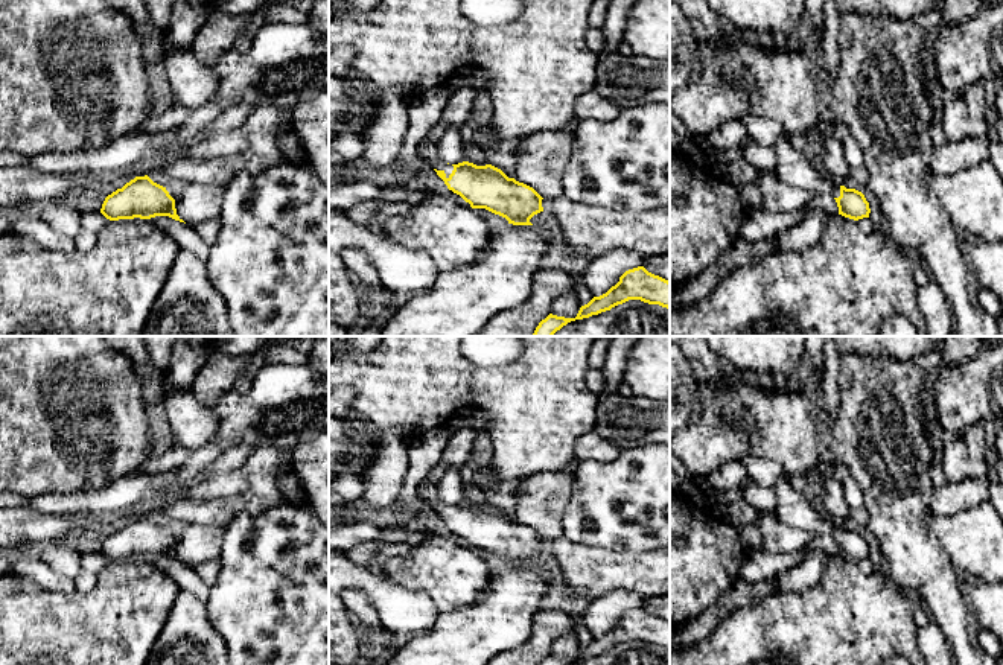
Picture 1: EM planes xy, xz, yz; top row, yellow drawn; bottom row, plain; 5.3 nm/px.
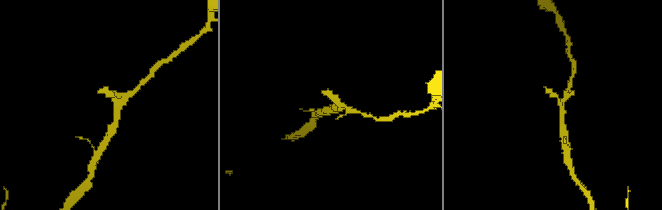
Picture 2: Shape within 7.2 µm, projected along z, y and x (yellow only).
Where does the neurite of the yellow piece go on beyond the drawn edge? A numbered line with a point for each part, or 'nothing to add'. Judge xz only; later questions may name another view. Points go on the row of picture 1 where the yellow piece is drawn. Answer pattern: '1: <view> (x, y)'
1: xz (426, 152)

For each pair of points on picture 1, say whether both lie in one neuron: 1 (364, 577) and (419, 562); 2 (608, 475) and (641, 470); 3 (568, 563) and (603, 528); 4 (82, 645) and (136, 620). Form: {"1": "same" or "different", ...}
{"1": "different", "2": "same", "3": "different", "4": "same"}

